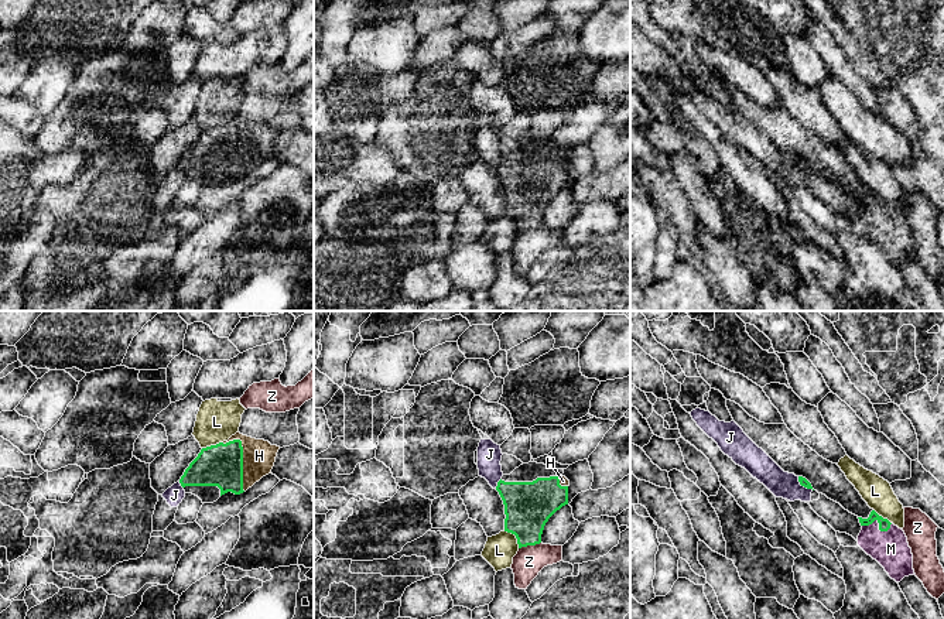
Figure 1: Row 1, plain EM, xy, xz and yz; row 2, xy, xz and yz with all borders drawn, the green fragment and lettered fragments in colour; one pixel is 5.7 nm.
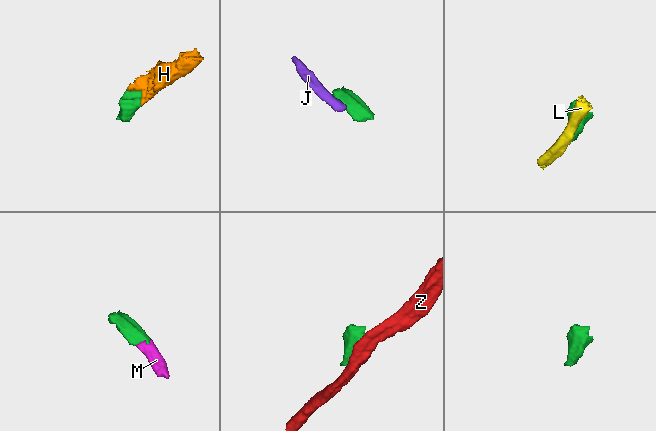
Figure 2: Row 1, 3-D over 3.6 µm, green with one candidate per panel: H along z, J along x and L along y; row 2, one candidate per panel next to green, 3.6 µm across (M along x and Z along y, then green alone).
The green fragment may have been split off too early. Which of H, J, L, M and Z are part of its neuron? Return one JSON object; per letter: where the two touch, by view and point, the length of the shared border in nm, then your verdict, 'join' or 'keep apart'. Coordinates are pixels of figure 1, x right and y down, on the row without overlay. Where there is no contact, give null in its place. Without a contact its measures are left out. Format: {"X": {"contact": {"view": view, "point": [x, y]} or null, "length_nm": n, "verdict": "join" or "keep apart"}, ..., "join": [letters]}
{"H": {"contact": {"view": "xy", "point": [242, 146]}, "length_nm": 320, "verdict": "join"}, "J": {"contact": {"view": "xz", "point": [498, 167]}, "length_nm": 70, "verdict": "keep apart"}, "L": {"contact": {"view": "xz", "point": [515, 218]}, "length_nm": 140, "verdict": "keep apart"}, "M": {"contact": {"view": "yz", "point": [879, 208]}, "length_nm": 180, "verdict": "join"}, "Z": {"contact": {"view": "xz", "point": [529, 228]}, "length_nm": 130, "verdict": "keep apart"}, "join": ["H", "M"]}

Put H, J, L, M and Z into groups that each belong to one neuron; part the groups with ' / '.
H M / J / L / Z

